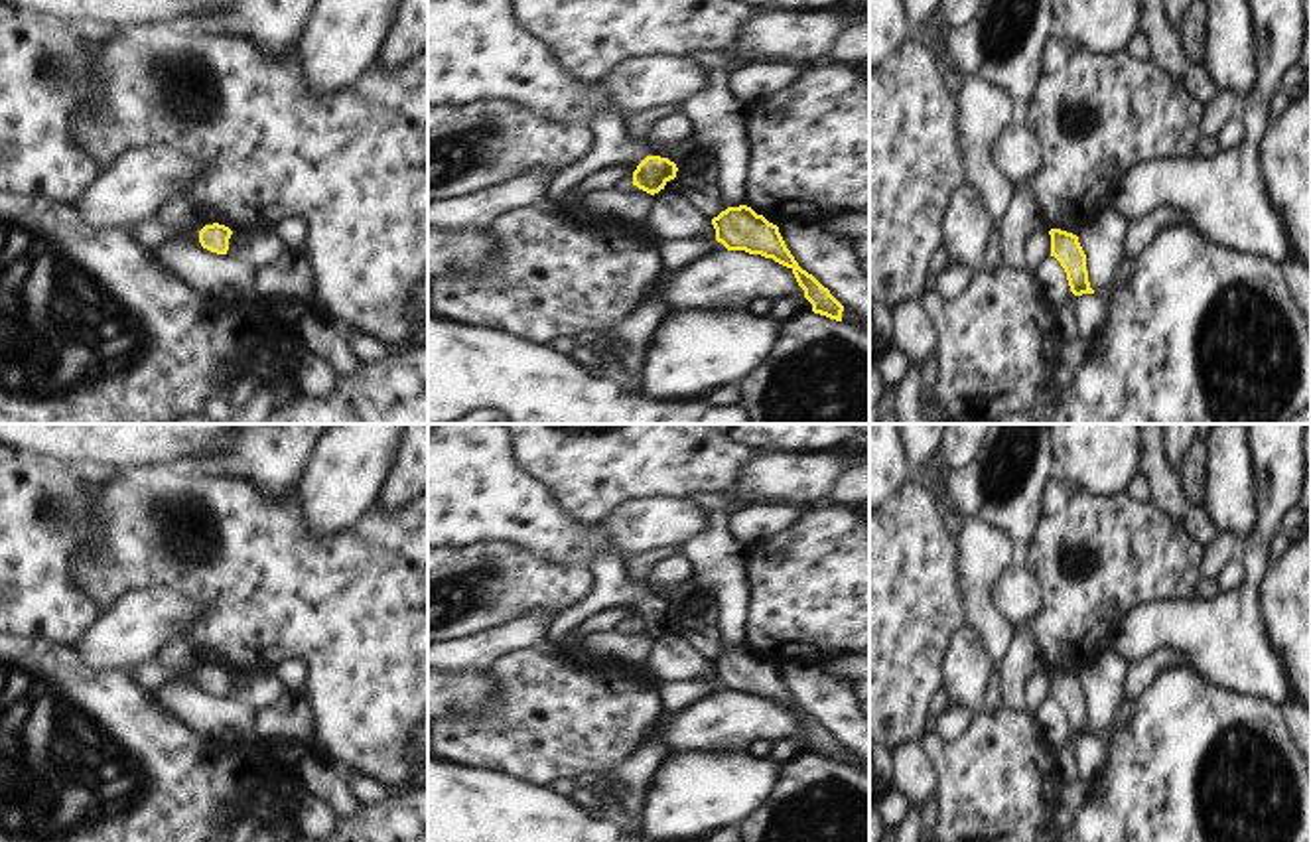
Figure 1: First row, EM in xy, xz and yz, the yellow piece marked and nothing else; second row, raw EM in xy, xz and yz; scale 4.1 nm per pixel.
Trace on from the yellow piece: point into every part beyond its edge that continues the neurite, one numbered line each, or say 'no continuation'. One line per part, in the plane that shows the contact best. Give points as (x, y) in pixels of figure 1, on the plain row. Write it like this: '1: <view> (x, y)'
1: xy (148, 675)

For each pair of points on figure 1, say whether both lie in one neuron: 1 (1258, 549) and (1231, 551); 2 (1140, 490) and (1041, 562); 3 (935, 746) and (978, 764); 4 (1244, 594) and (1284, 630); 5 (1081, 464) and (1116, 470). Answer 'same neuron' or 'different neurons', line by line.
1: different neurons
2: different neurons
3: same neuron
4: different neurons
5: same neuron

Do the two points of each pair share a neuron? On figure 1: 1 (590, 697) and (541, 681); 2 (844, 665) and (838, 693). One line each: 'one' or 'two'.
1: one
2: two

